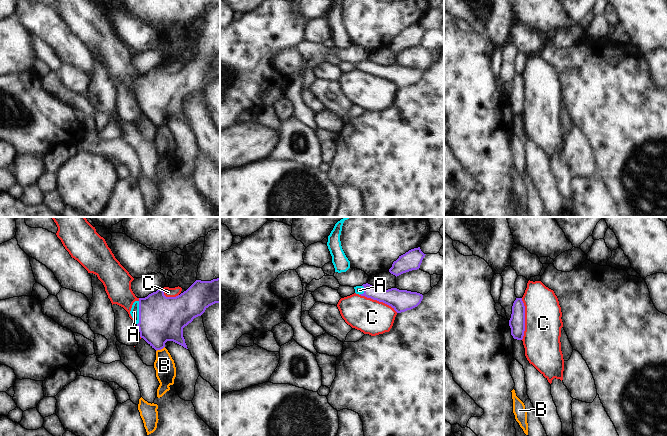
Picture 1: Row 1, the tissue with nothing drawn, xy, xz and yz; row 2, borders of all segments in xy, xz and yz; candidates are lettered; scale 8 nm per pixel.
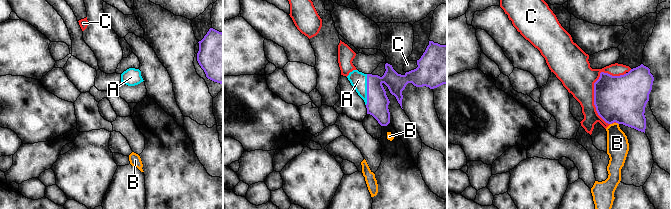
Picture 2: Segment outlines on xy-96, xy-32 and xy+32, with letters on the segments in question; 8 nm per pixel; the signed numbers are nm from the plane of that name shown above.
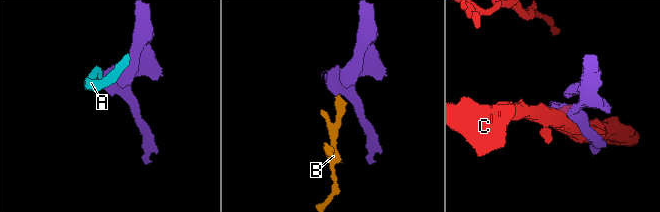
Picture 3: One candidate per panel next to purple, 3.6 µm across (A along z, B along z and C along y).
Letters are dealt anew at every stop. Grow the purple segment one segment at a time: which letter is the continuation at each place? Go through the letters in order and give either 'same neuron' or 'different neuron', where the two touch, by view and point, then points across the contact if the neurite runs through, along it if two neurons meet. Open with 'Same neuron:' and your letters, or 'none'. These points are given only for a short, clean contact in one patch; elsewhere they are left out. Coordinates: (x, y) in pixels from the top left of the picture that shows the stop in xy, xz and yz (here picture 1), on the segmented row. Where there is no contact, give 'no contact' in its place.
Same neuron: A
A: same neuron | xy (139, 313) | across xy (161, 319), (150, 313), (139, 313), (134, 312)
B: different neuron | xy (160, 349) | along xy (164, 346), (156, 351)
C: different neuron | yz (524, 319)

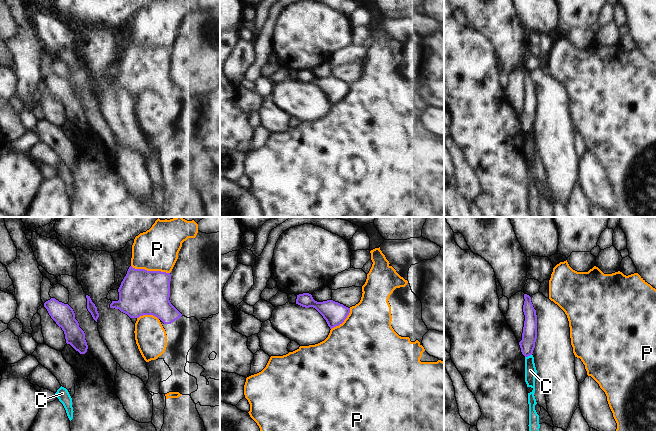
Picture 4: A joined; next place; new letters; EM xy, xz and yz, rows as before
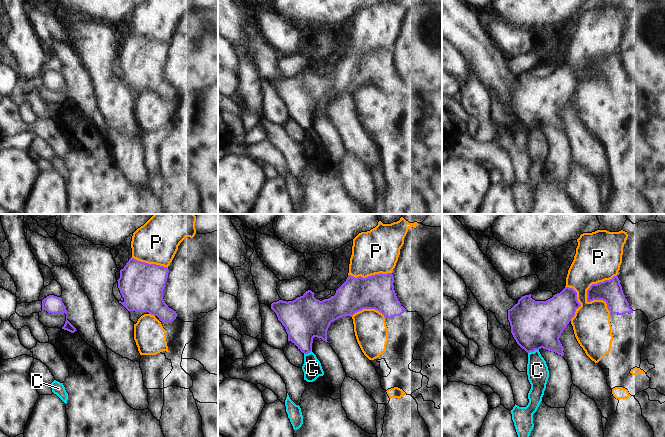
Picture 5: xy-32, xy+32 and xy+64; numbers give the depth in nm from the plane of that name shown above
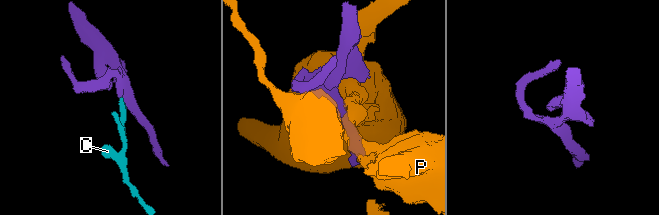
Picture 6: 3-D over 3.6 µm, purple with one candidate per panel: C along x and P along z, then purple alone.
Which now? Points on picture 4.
Same neuron: none
C: different neuron | yz (528, 355) | along yz (531, 354), (525, 357)
P: different neuron | xy (150, 271)

